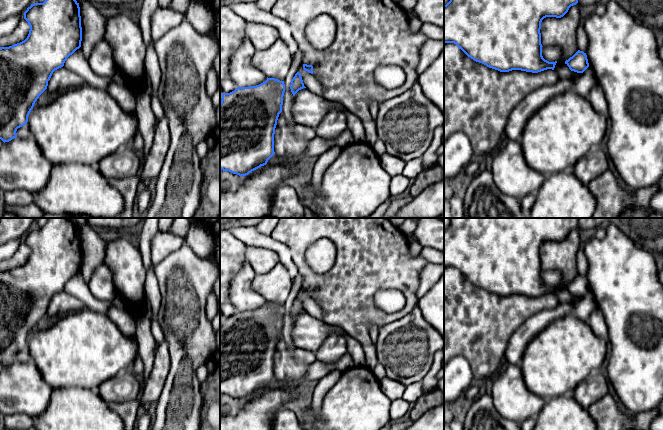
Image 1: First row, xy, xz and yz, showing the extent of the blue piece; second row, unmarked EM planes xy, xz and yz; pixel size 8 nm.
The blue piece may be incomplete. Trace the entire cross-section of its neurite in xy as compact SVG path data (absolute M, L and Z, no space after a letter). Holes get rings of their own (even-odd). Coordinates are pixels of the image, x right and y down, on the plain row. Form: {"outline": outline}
{"outline": "M49 218L43 227L34 227L24 236L30 250L27 262L9 271L0 271L0 363L5 367L17 361L16 355L28 346L39 320L47 313L53 296L81 271L82 251L79 227L69 218Z"}

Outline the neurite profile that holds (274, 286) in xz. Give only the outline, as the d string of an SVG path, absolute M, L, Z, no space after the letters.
M280 262L268 273L256 275L251 289L266 301L285 305L291 291L292 280L288 269Z

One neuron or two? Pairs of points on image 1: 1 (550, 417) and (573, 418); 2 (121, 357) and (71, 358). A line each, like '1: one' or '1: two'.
1: one
2: one

